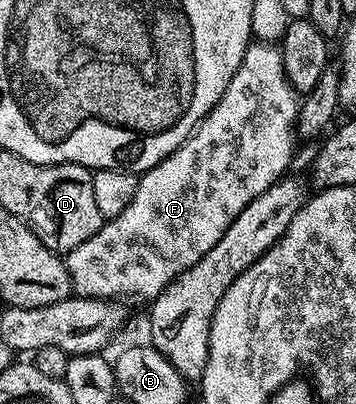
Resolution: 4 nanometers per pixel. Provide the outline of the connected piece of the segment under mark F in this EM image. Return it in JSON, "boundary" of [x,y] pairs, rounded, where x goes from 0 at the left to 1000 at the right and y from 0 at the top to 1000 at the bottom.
{"boundary":[[[699,106],[685,158],[657,181],[615,255],[525,349],[486,384],[469,384],[449,406],[390,436],[376,498],[346,530],[301,545],[253,597],[188,624],[205,723],[242,740],[438,743],[494,683],[556,656],[556,646],[624,597],[635,567],[646,567],[669,527],[680,527],[702,498],[801,441],[806,423],[798,421],[817,408],[820,381],[831,374],[846,252],[846,238],[803,191],[795,134],[761,106]]]}

